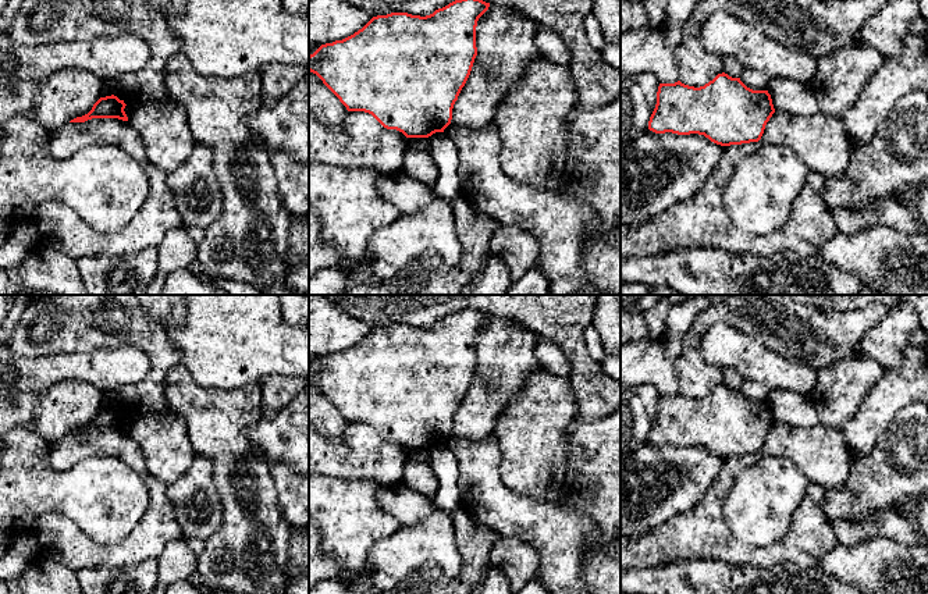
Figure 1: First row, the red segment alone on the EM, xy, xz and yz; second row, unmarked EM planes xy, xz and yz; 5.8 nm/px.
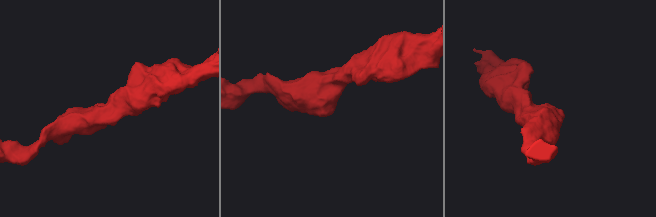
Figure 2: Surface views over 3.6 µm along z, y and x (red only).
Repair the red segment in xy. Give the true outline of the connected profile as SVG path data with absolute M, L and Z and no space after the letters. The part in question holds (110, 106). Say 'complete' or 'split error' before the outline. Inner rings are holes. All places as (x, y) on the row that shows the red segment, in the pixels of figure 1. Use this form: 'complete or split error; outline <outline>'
complete; outline M106 96L100 97L92 107L92 110L82 115L71 120L70 122L85 122L92 118L118 118L122 121L128 121L128 117L124 111L125 109L124 100L120 100L117 96Z

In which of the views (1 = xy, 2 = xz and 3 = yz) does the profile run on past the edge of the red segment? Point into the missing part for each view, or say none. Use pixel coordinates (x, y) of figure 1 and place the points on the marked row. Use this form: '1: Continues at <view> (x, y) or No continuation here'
1: No continuation here
2: No continuation here
3: No continuation here

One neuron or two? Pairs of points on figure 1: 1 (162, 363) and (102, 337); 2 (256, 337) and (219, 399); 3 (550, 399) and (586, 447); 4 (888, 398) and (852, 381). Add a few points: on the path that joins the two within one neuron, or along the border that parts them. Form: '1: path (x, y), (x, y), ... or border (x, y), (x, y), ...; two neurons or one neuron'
1: path (150, 348), (139, 337), (117, 337); one neuron
2: border (194, 379), (205, 387), (237, 388), (256, 383); two neurons
3: border (573, 422), (566, 430), (566, 456); two neurons
4: border (886, 369), (850, 416); two neurons

